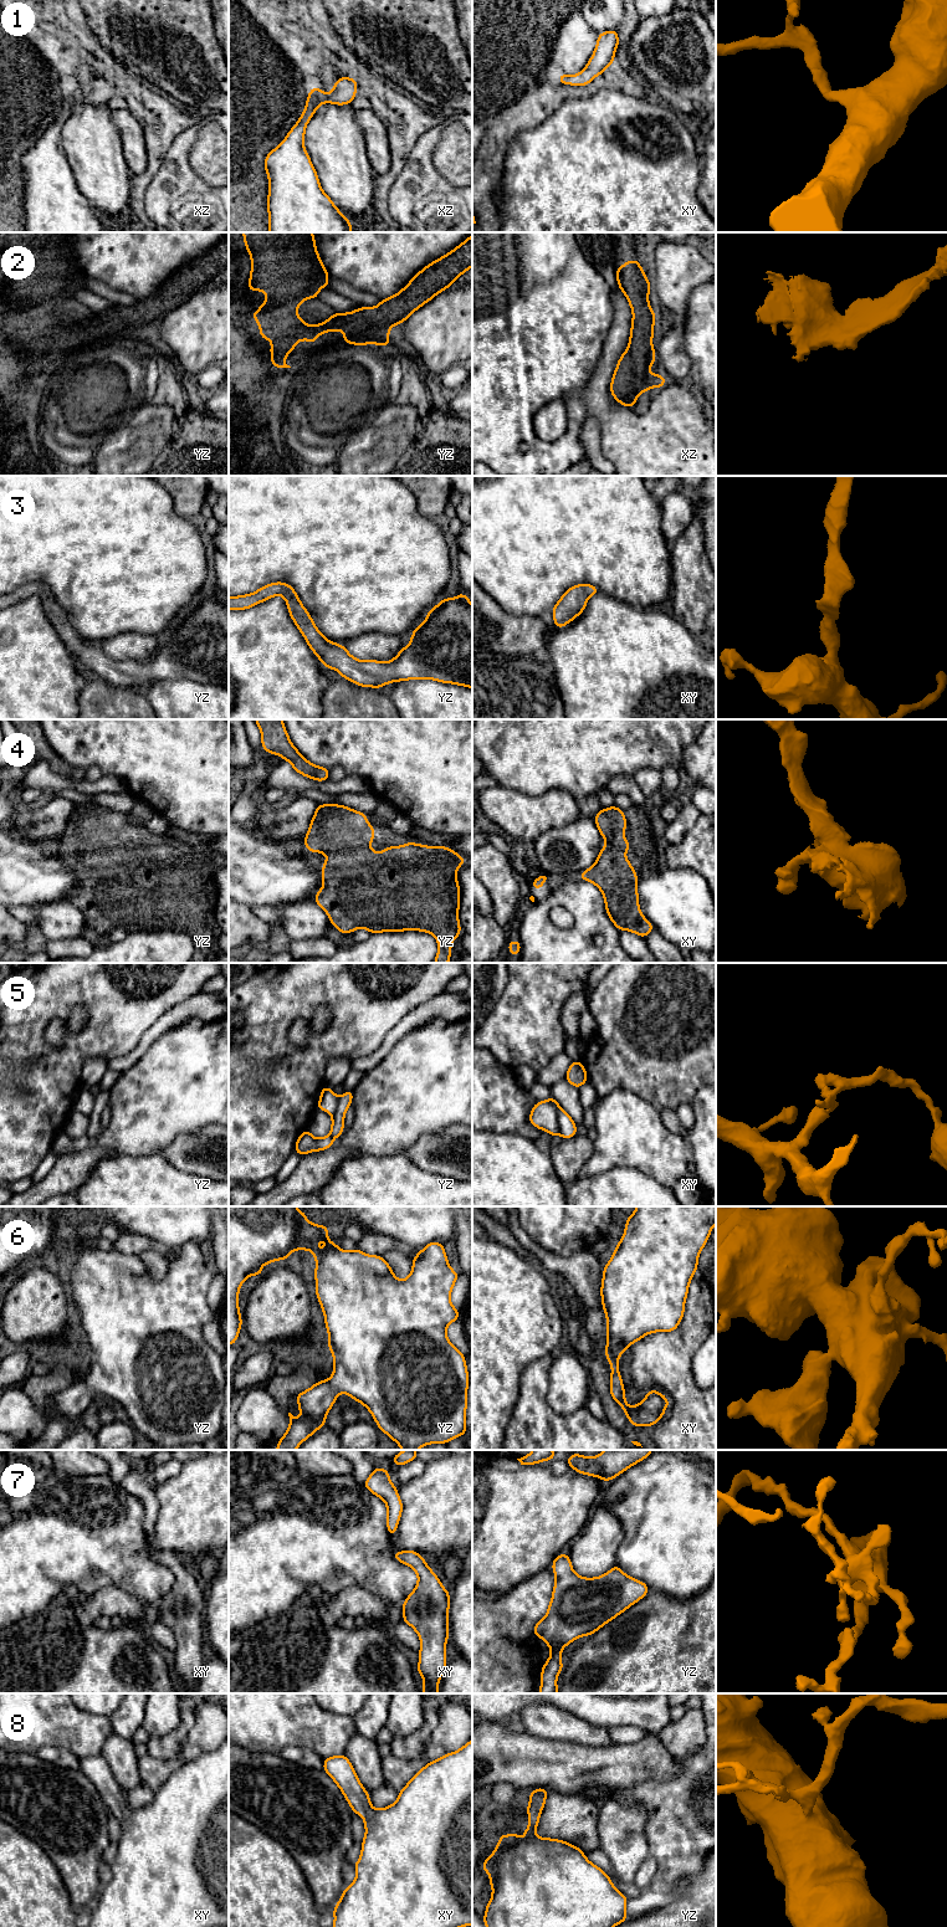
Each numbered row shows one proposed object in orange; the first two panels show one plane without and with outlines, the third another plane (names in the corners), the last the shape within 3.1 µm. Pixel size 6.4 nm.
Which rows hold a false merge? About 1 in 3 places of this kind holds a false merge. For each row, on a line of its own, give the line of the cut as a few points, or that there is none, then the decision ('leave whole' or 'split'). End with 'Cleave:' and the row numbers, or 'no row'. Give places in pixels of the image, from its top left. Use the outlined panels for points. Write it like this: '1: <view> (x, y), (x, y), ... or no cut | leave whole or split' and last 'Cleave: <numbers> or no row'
1: no cut | leave whole
2: no cut | leave whole
3: no cut | leave whole
4: no cut | leave whole
5: xy (558, 1105), (557, 1125), (559, 1132) | split
6: no cut | leave whole
7: no cut | leave whole
8: no cut | leave whole
Cleave: 5

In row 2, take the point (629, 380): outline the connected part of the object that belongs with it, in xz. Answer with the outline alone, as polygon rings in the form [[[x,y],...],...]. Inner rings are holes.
[[[639,260],[626,261],[615,273],[619,288],[633,311],[633,321],[628,349],[618,360],[610,391],[618,403],[633,409],[641,393],[649,391],[650,388],[664,386],[666,378],[647,373],[655,364],[652,335],[656,314],[649,304],[651,283]]]

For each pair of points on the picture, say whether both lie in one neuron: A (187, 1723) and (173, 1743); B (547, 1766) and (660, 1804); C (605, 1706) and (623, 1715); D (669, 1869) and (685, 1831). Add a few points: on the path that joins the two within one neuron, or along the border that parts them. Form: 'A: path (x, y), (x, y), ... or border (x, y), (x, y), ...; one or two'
A: path (183, 1728), (177, 1738); one
B: border (644, 1782), (624, 1788), (593, 1784), (587, 1787); two
C: path (609, 1706), (614, 1706), (619, 1711); one
D: path (676, 1860), (679, 1840); one

